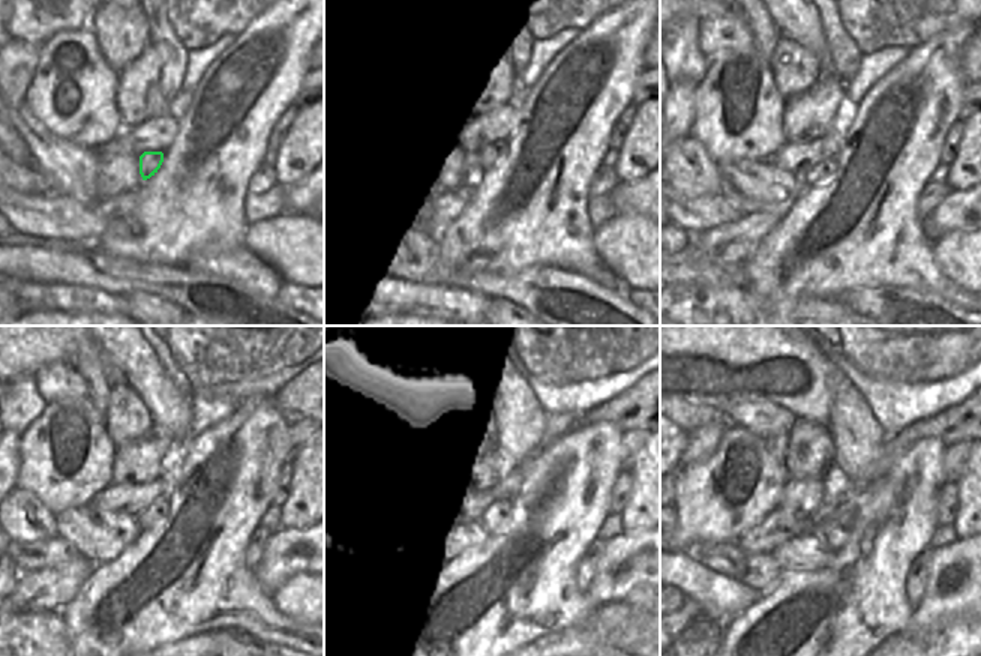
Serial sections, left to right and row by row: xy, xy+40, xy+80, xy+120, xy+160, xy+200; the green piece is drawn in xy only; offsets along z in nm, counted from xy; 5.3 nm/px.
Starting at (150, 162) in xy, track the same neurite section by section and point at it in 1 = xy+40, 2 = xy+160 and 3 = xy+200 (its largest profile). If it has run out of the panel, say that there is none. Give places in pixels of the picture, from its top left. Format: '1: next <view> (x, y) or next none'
1: next xy+40 (486, 162)
2: next xy+160 (491, 515)
3: next xy+200 (836, 536)

